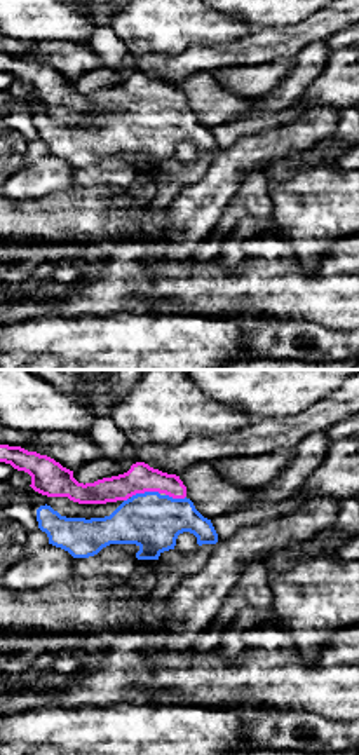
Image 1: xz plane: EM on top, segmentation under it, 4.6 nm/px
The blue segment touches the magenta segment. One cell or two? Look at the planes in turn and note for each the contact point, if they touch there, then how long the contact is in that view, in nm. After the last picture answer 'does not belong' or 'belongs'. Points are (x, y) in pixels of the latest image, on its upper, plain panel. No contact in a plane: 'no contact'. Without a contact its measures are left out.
meets blue at (145, 102); contact 140 nm long

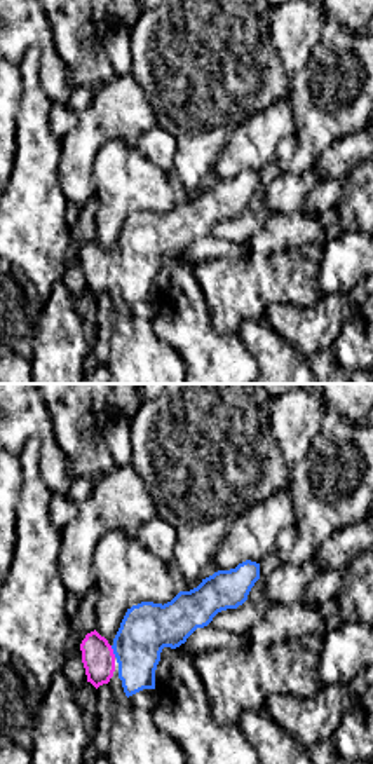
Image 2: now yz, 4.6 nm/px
meets blue at (114, 260); contact 60 nm long

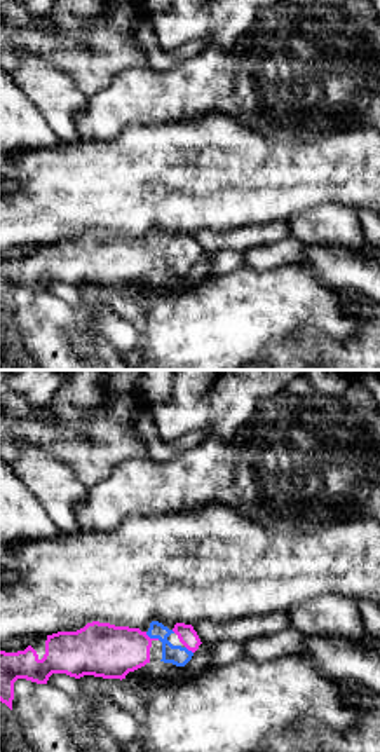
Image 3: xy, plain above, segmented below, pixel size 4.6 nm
meets blue at (152, 246); contact 80 nm long

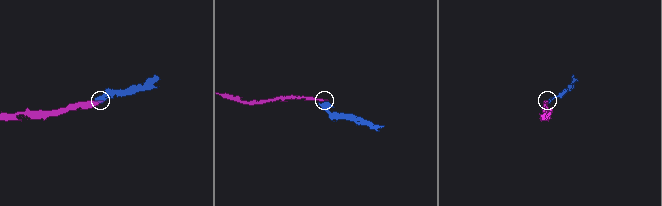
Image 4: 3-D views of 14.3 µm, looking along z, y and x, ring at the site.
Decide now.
belongs

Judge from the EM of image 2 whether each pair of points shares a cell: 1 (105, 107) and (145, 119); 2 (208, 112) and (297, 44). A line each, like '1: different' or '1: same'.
1: same
2: different

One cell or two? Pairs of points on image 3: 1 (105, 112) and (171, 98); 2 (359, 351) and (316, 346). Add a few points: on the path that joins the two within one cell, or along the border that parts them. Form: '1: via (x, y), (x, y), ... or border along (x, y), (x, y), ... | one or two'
1: via (121, 103), (129, 98), (156, 98) | one
2: via (349, 351), (326, 351) | one

